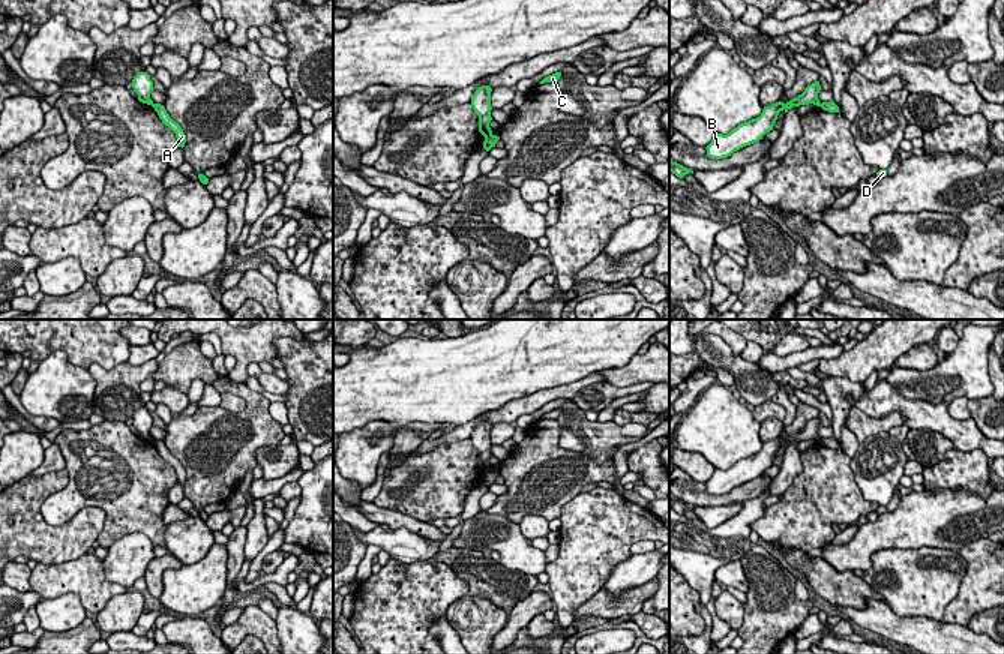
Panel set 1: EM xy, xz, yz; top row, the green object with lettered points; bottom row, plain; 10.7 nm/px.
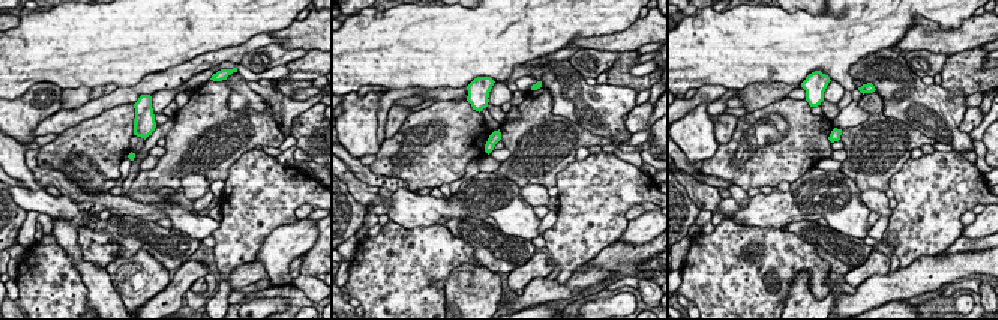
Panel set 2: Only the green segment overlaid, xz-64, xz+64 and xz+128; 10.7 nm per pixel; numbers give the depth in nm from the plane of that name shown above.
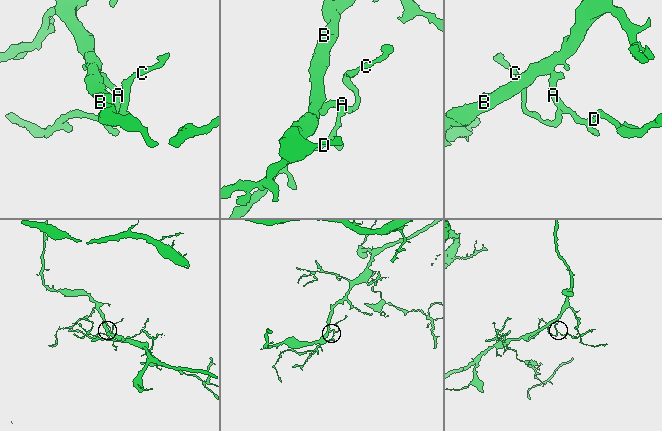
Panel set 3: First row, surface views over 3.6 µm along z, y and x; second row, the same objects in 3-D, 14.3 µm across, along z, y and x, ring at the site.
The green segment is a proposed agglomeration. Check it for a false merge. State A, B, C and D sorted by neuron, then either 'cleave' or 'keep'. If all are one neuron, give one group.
A C D / B | cleave

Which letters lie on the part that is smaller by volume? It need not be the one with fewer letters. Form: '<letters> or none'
A, C, D

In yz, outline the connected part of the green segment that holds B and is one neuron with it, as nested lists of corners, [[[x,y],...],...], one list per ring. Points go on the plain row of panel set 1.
[[[815,417],[809,420],[801,430],[789,438],[783,440],[779,436],[770,442],[764,442],[759,453],[738,460],[729,470],[723,471],[716,468],[711,478],[705,483],[707,492],[711,495],[723,495],[746,482],[758,478],[767,468],[773,466],[780,447],[788,448],[792,442],[809,440],[819,442],[819,426],[819,417]]]

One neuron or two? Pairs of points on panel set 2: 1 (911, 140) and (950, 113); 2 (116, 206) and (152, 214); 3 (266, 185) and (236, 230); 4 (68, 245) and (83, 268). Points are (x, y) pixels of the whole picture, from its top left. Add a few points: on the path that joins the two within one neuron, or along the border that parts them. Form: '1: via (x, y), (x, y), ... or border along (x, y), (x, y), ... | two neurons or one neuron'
1: border along (889, 116), (907, 122), (937, 141) | two neurons
2: via (125, 206), (143, 211) | one neuron
3: via (260, 196), (254, 202), (246, 220) | one neuron
4: via (74, 251), (78, 262) | one neuron

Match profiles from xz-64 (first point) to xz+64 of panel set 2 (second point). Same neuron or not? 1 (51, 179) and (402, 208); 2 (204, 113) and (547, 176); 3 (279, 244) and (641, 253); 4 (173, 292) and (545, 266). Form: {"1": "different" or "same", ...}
{"1": "different", "2": "same", "3": "different", "4": "same"}

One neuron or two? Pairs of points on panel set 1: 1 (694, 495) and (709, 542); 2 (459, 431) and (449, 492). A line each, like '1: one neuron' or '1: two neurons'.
1: two neurons
2: two neurons

